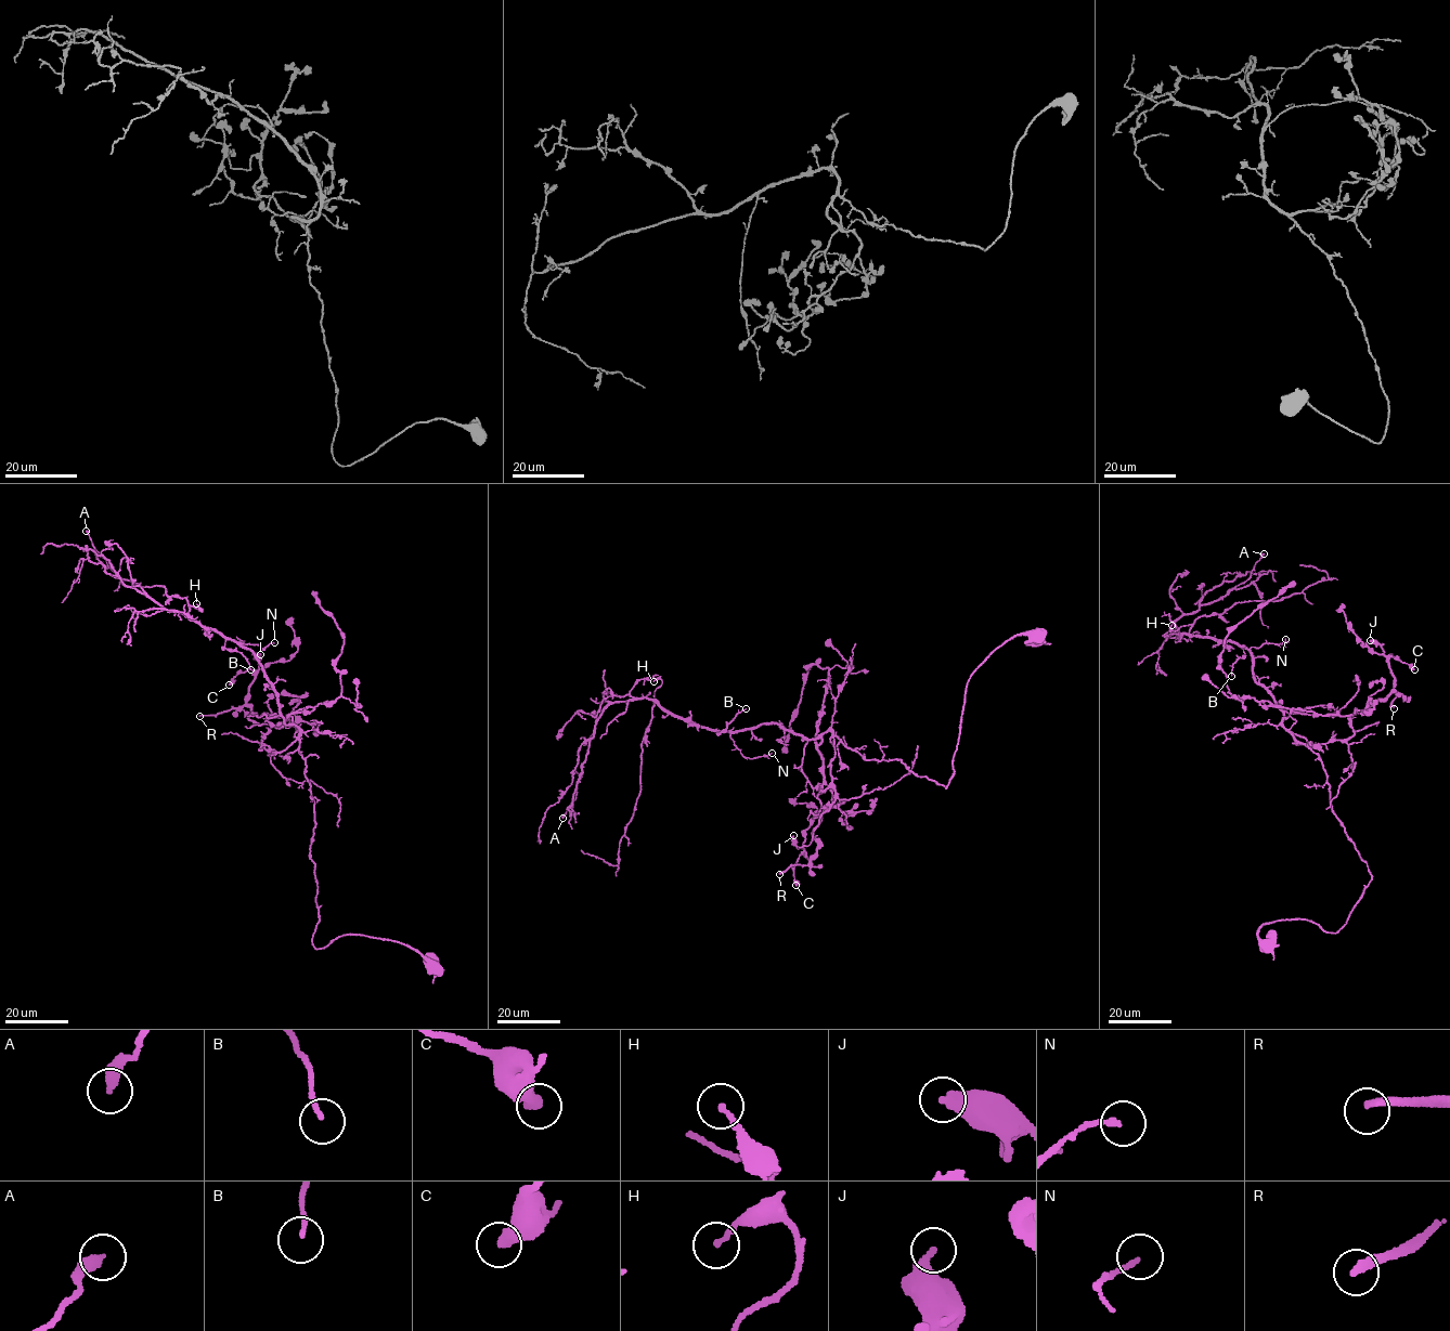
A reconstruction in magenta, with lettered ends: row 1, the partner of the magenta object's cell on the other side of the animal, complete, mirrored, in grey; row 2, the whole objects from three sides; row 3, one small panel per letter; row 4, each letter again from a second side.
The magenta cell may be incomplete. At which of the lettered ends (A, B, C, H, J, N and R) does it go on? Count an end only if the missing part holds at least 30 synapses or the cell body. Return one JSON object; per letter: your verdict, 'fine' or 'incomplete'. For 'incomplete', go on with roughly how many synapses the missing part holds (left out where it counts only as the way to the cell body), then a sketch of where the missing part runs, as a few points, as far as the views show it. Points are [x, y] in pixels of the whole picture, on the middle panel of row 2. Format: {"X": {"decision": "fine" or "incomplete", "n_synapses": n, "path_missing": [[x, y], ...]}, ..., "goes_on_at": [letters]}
{"A": {"decision": "fine"}, "B": {"decision": "fine"}, "C": {"decision": "fine"}, "H": {"decision": "fine"}, "J": {"decision": "fine"}, "N": {"decision": "fine"}, "R": {"decision": "incomplete", "n_synapses": 50, "path_missing": [[779, 874], [775, 865], [775, 853], [789, 839]]}, "goes_on_at": ["R"]}

